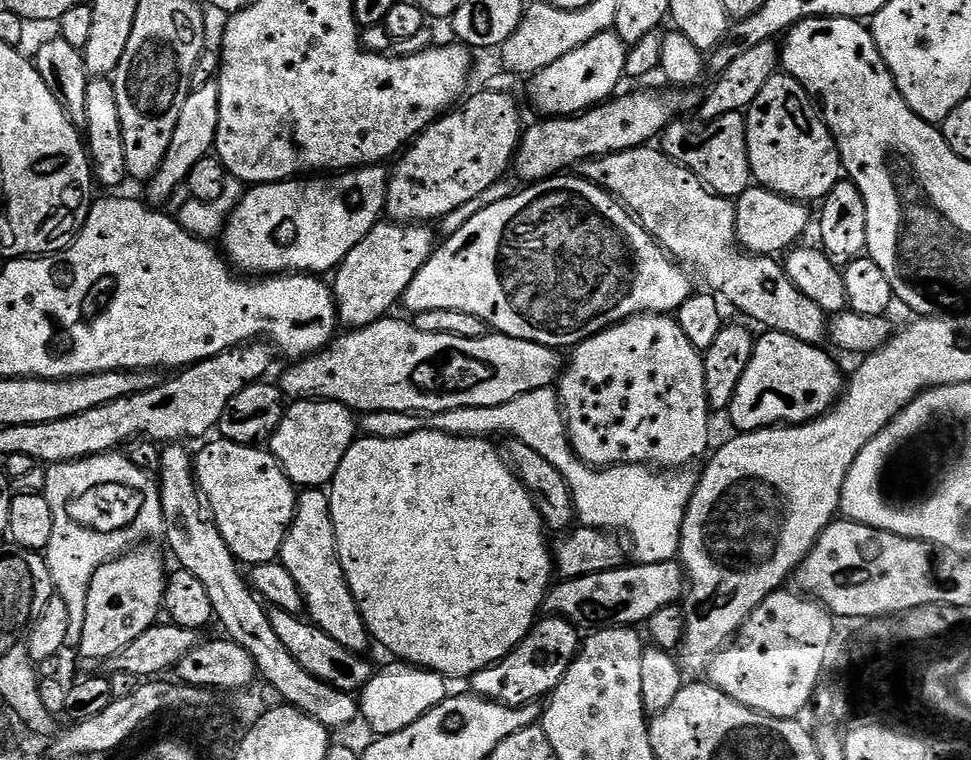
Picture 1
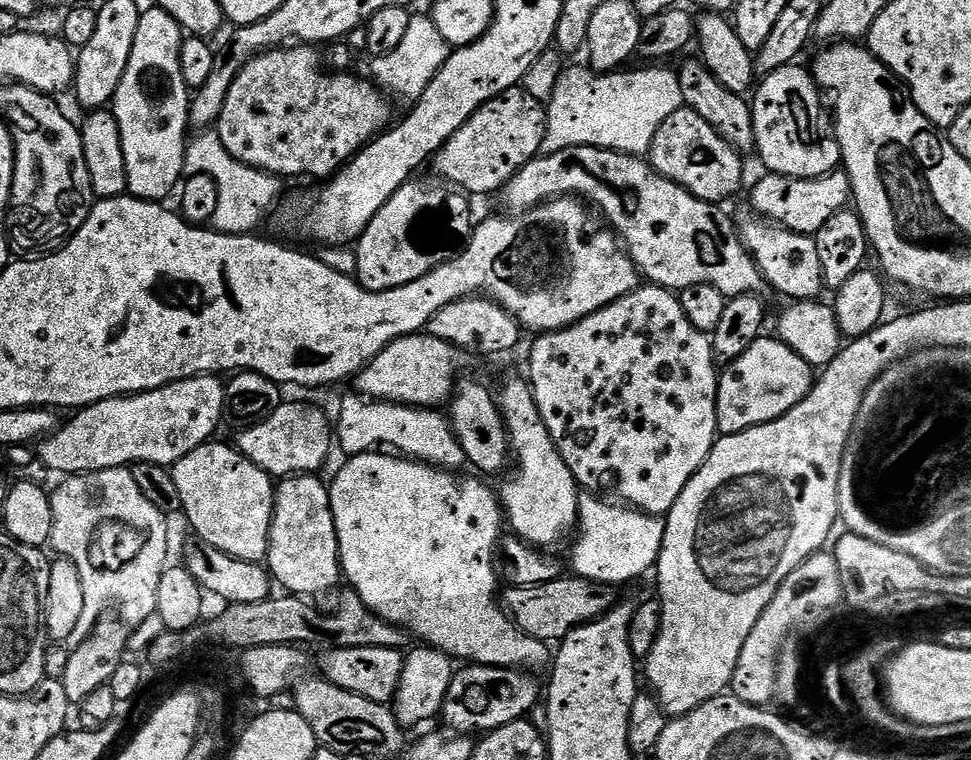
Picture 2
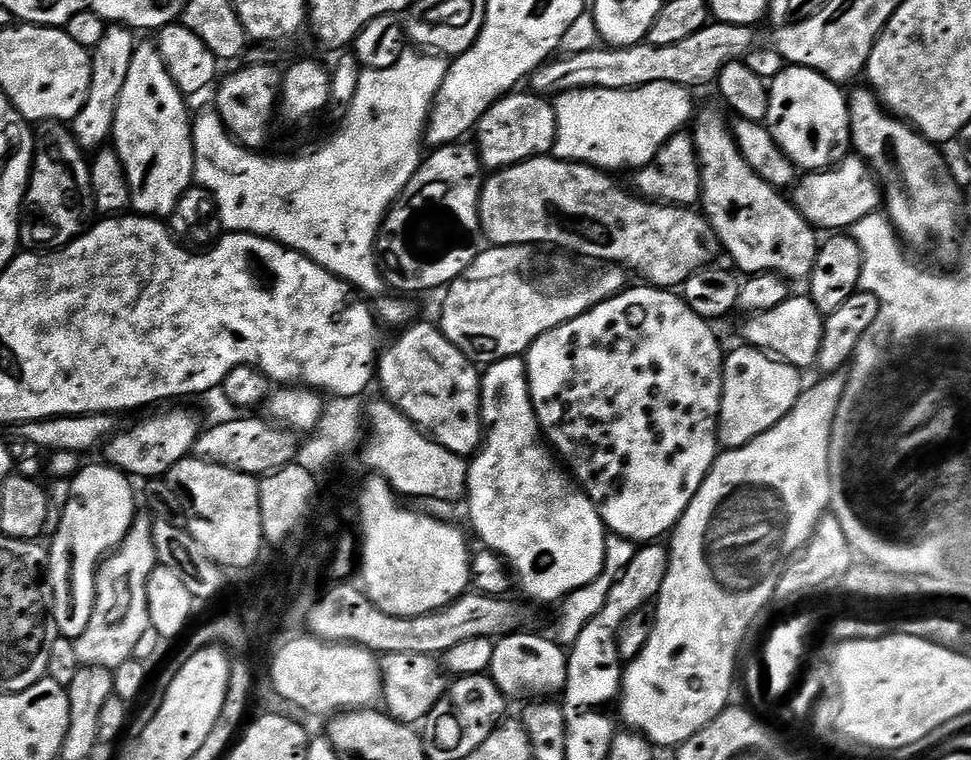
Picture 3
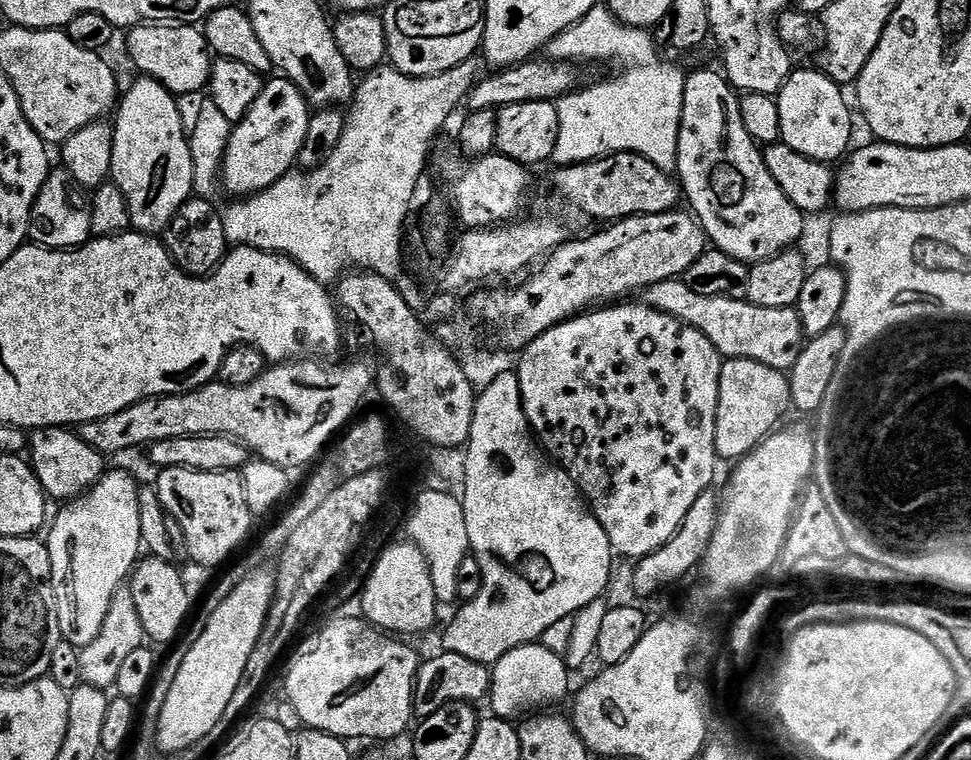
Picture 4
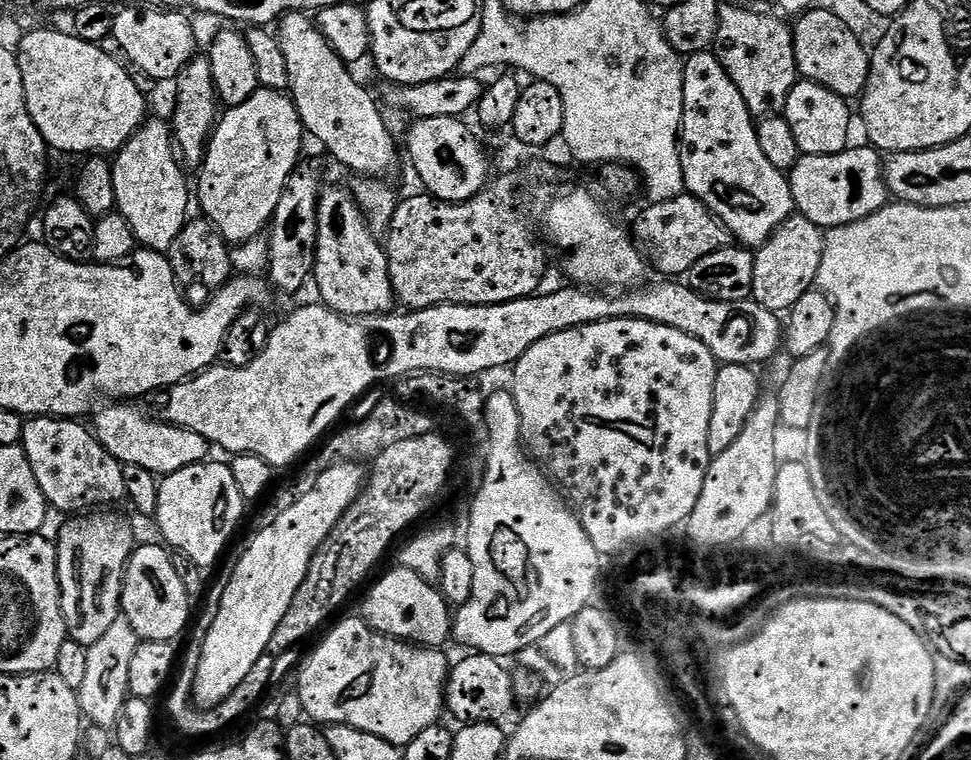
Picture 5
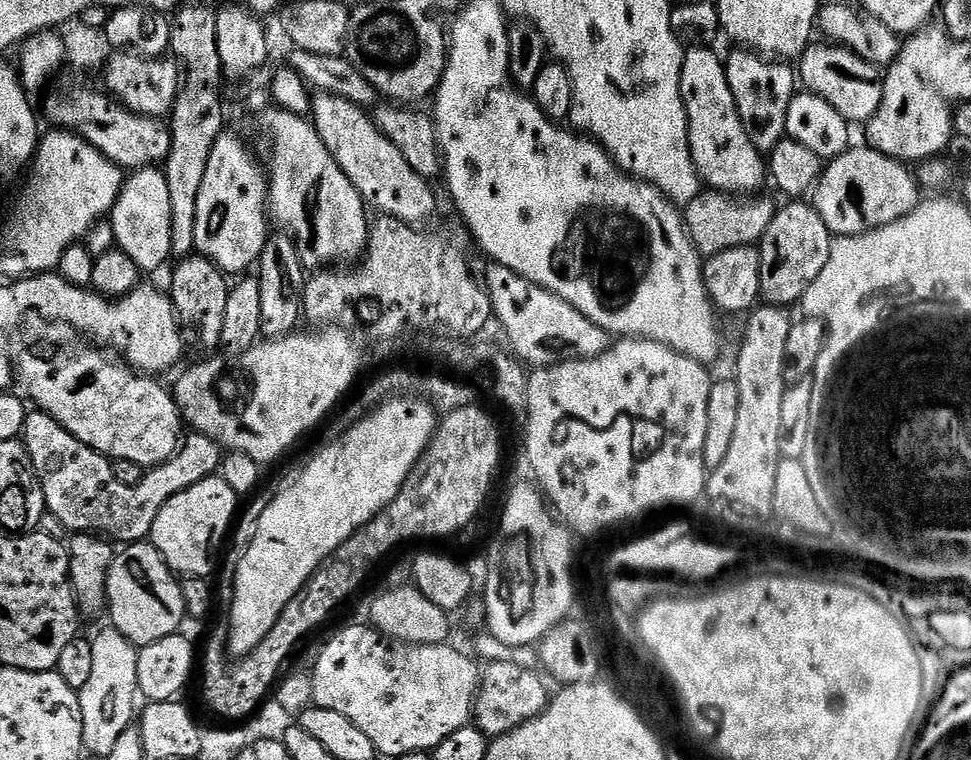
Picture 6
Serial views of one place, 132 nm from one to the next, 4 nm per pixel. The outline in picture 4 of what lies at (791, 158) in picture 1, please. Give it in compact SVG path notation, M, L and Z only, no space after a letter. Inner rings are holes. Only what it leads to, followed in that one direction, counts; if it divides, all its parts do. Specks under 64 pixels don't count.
M813 68L793 71L775 97L780 140L790 146L790 150L806 154L806 158L821 162L839 161L849 151L851 118L854 112L852 108L848 109L845 89L833 82L822 70Z

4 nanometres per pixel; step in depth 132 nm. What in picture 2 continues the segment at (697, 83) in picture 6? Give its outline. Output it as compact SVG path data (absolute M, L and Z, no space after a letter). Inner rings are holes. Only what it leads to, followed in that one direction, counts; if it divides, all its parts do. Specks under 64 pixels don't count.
M751 218L739 225L741 242L746 251L752 256L758 270L764 277L767 287L777 288L788 300L815 301L820 291L825 291L822 262L818 262L818 246L815 239L803 236L797 232L790 232L763 218Z

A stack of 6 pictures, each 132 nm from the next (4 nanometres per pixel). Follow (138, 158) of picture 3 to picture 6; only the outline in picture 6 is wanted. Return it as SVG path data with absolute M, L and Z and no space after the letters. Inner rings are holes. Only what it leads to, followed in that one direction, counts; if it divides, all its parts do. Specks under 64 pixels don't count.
M159 167L135 169L125 179L120 193L116 199L116 205L112 207L110 219L114 226L114 238L116 247L130 257L140 267L141 273L156 272L167 260L173 259L172 247L170 246L170 186L166 186L166 178Z

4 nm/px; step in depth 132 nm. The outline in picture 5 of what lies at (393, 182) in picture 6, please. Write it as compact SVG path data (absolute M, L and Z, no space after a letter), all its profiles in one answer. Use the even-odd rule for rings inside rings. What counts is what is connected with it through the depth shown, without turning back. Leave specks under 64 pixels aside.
M289 12L279 21L278 39L290 70L290 93L304 131L360 178L384 178L396 164L396 140L384 121L381 105L351 76L349 65L328 45L311 15Z

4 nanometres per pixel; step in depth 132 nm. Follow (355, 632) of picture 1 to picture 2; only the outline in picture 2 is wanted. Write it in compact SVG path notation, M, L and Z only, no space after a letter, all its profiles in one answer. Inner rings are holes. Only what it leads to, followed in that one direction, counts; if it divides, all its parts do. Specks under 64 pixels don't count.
M316 474L290 476L279 481L276 489L276 512L266 567L285 593L301 598L324 596L342 584L340 547L332 513L332 493Z

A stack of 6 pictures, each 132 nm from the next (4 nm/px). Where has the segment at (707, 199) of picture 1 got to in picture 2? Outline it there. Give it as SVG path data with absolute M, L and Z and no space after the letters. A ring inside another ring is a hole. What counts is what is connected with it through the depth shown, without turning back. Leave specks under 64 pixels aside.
M567 147L550 156L543 155L531 160L502 190L503 196L509 207L507 209L514 214L527 212L555 198L575 196L585 201L590 200L600 208L605 216L603 219L619 236L637 273L655 287L681 292L690 286L710 285L728 300L738 296L757 295L765 287L764 277L741 242L737 223L724 212L725 209L694 198L680 184L659 175L653 170L651 163L641 157L596 147Z

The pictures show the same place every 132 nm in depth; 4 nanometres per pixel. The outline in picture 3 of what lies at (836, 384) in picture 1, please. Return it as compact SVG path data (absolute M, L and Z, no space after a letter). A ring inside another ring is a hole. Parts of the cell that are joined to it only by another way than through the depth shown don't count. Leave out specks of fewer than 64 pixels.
M741 347L729 351L724 358L718 425L718 444L724 450L746 446L753 438L761 436L779 420L786 418L802 391L801 369L759 348Z

